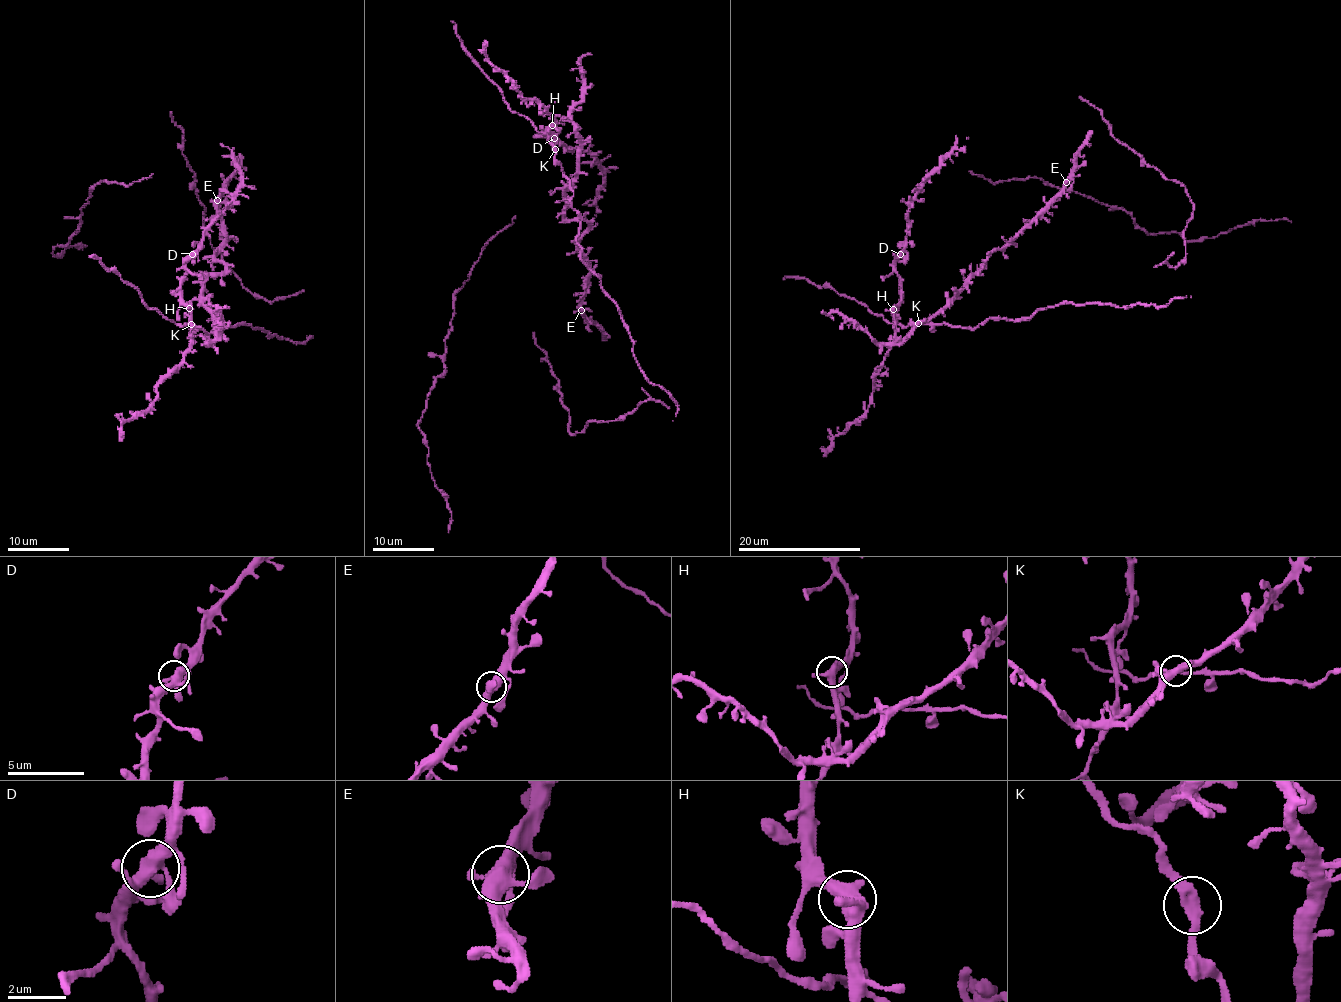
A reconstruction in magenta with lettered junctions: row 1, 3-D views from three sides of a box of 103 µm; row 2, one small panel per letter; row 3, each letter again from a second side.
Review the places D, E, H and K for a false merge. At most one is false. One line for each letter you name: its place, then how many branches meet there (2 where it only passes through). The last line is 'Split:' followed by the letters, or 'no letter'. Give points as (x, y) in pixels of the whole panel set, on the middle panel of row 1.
Split: no letter

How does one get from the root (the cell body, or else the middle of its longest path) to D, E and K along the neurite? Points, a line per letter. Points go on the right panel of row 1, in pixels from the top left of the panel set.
D: (897, 310), (900, 279), (894, 261), (900, 254)
E: (897, 310), (891, 338), (899, 344), (949, 301), (988, 257), (1006, 246), (1066, 181)
K: (897, 310), (896, 323), (903, 326), (919, 323)

